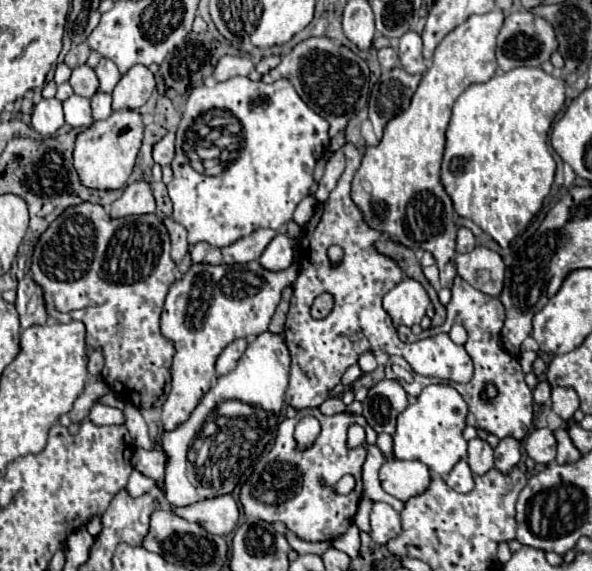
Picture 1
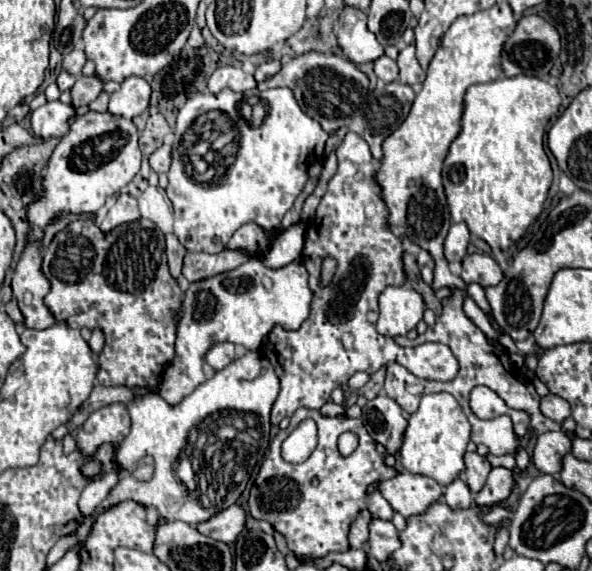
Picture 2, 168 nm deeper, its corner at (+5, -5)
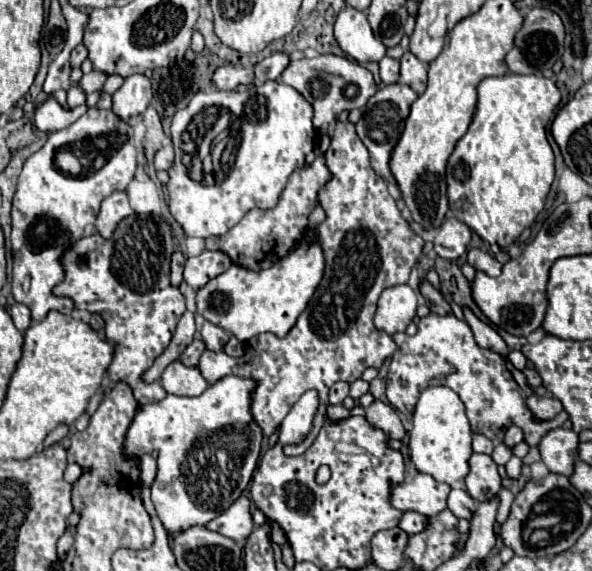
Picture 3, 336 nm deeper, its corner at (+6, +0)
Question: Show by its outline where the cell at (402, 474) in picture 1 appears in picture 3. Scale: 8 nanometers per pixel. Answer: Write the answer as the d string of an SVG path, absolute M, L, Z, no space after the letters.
M418 473L412 481L400 483L392 489L392 505L400 511L416 511L434 517L446 509L450 485L436 481L432 475Z

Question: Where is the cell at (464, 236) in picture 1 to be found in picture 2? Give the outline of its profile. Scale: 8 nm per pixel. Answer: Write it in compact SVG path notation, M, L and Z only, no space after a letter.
M453 224L447 238L445 238L445 258L449 262L463 260L467 254L467 244L469 244L469 230L465 224Z

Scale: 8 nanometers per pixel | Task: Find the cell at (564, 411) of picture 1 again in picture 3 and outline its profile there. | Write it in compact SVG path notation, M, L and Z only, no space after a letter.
M532 393L528 397L528 409L532 411L536 421L548 421L548 419L554 419L562 411L562 403L554 397L548 397L548 395L538 397L536 393Z

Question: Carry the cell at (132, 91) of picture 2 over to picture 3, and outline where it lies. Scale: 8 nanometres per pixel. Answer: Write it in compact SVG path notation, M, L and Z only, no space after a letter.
M130 75L124 85L114 93L112 111L128 121L134 115L142 115L152 101L152 85L146 75Z

